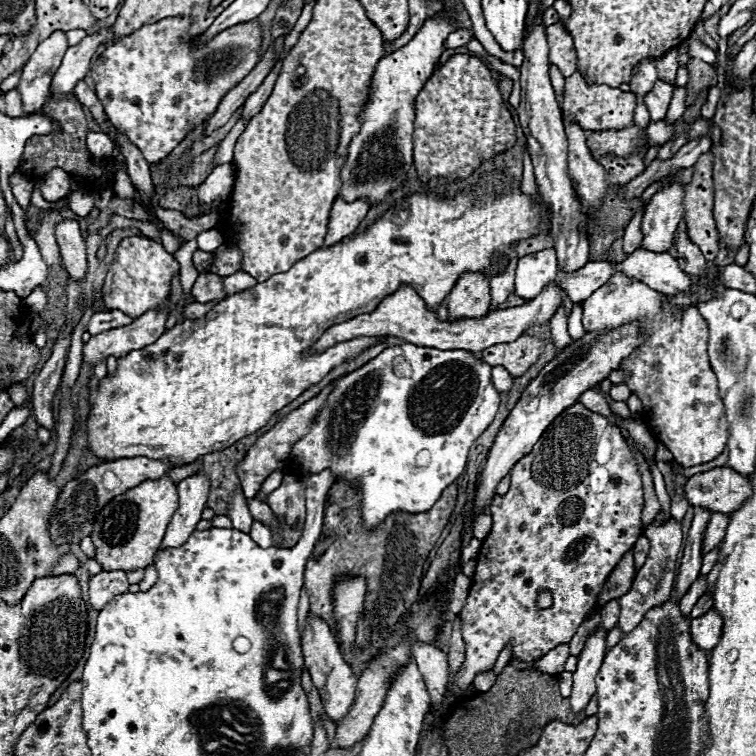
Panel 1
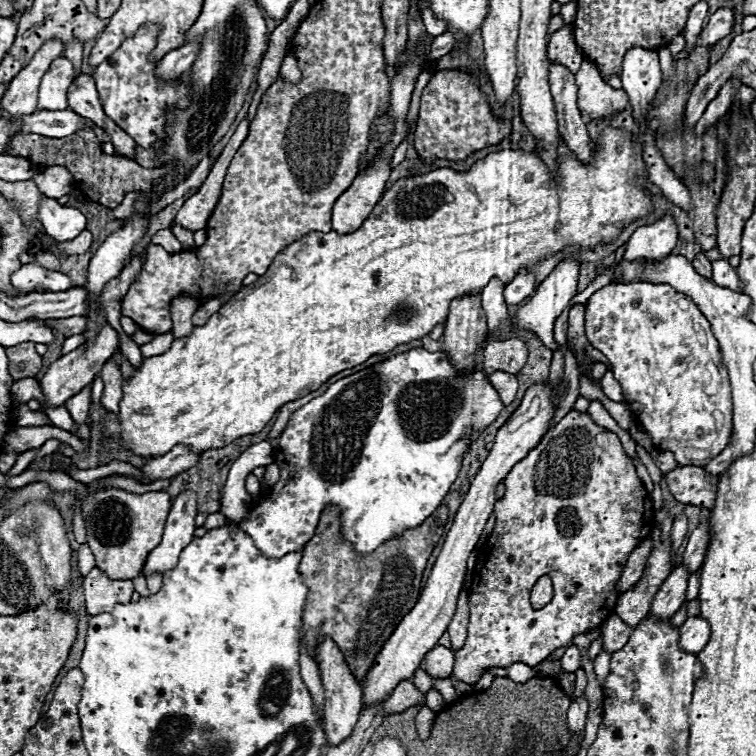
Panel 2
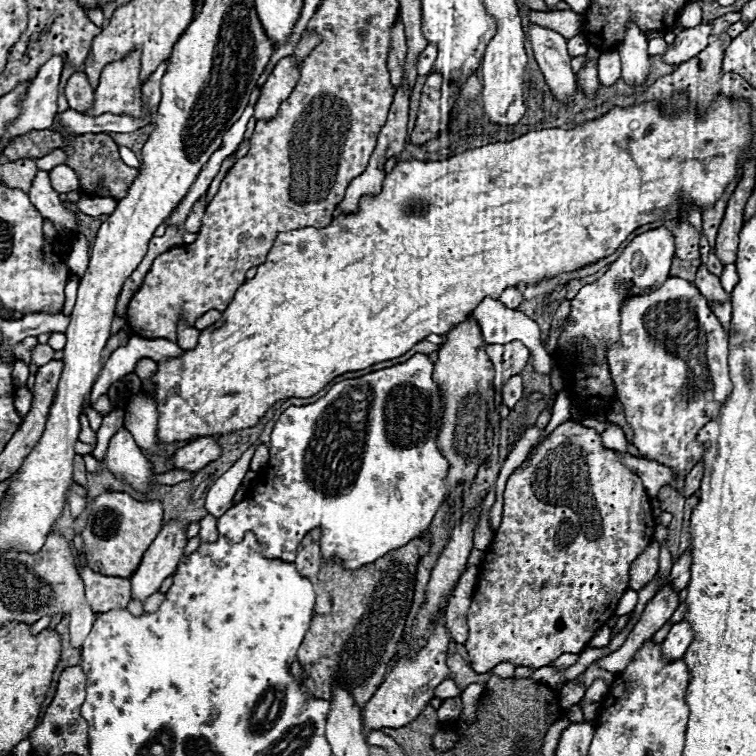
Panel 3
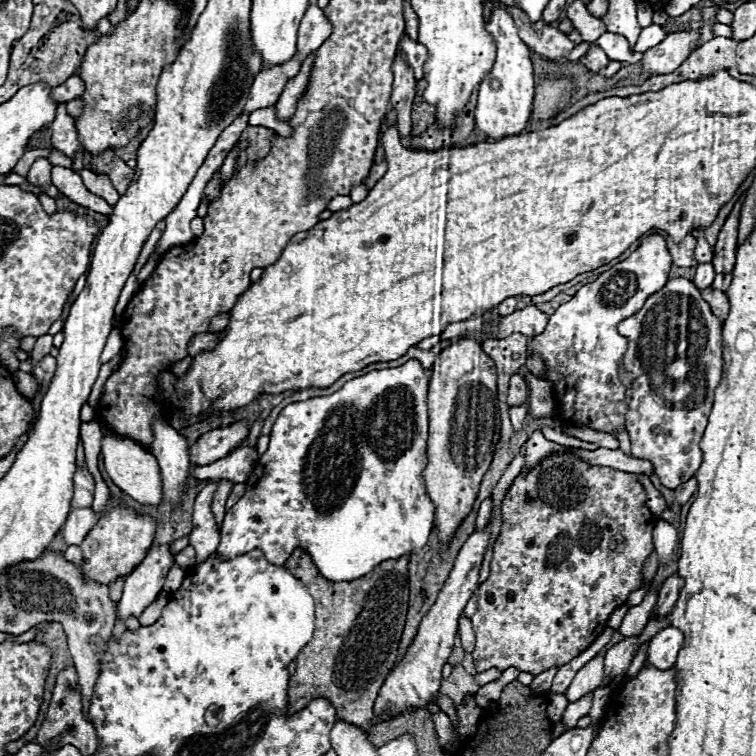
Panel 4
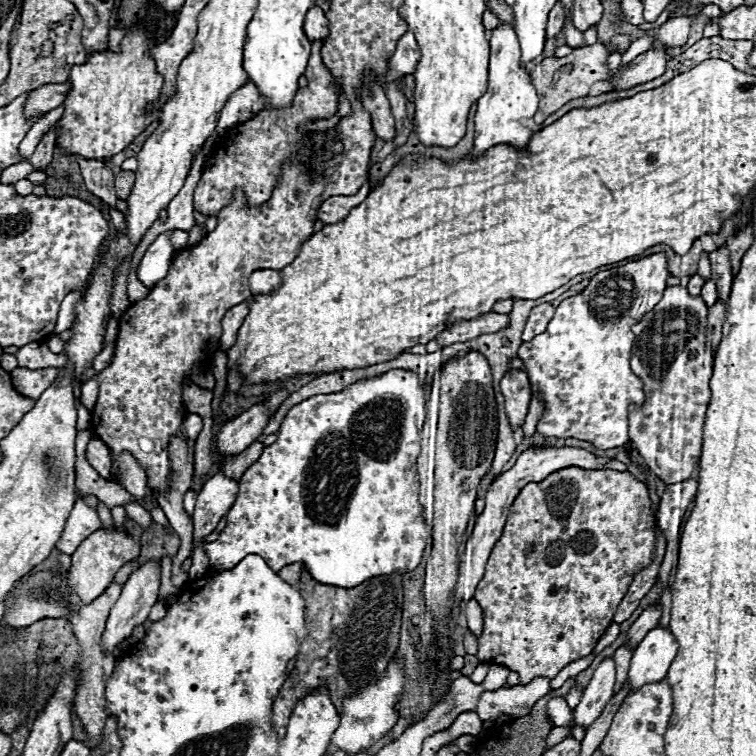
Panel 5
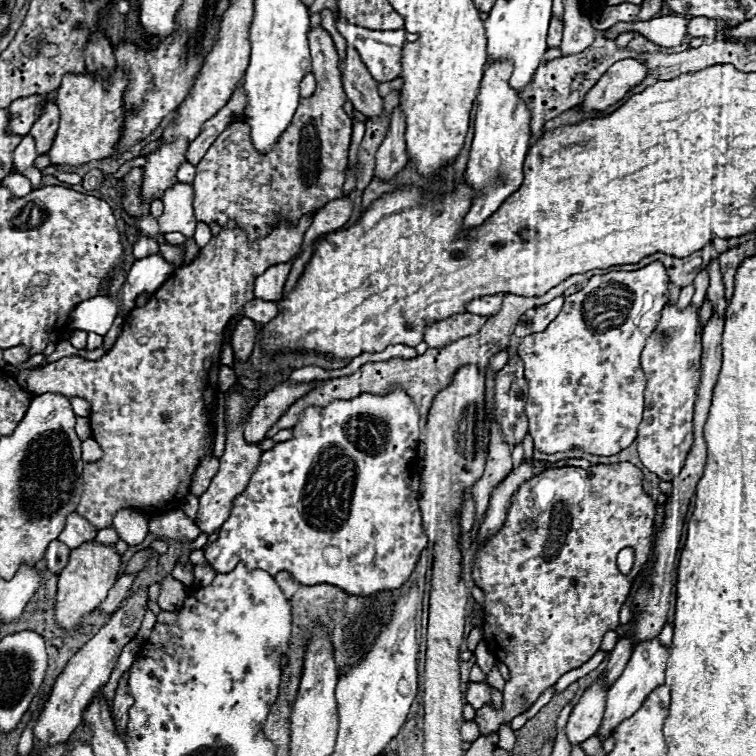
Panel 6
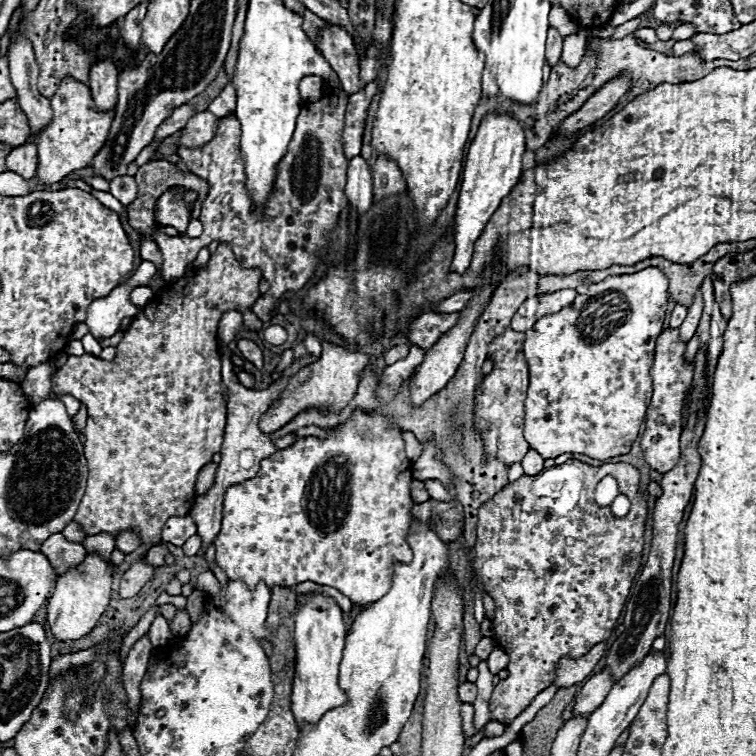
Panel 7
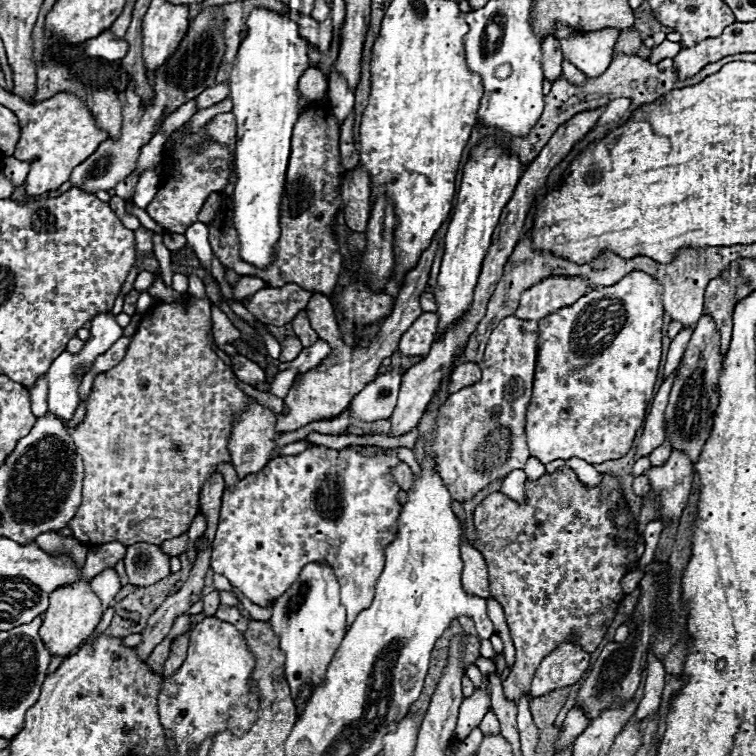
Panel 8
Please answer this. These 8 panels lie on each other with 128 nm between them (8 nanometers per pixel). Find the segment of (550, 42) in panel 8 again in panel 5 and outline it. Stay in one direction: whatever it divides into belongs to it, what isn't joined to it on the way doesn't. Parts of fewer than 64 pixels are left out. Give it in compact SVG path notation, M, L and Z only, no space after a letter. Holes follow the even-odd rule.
M560 2L554 4L554 8L550 10L550 16L548 16L548 28L546 28L546 36L548 38L556 38L560 34L564 26L564 8Z

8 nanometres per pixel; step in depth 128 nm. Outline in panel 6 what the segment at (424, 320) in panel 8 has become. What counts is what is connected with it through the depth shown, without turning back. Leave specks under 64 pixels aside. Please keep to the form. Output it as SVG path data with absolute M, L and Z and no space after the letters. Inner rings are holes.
M468 312L458 314L458 316L448 316L446 320L438 320L438 322L426 326L424 342L430 348L442 348L458 338L464 338L468 334L476 334L484 322L486 322L484 316L474 316Z

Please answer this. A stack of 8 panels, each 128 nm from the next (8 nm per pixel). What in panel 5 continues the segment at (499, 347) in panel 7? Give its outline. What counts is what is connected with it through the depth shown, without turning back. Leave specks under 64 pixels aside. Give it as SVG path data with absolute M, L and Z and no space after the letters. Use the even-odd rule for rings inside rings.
M510 368L506 376L500 380L500 390L506 400L506 414L512 428L518 428L524 424L524 418L528 414L528 404L532 400L530 382L524 370Z

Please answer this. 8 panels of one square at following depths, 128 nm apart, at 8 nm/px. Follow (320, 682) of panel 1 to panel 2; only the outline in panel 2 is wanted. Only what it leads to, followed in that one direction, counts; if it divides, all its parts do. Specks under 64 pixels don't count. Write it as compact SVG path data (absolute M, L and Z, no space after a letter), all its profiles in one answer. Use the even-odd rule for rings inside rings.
M322 640L316 648L316 664L322 674L322 684L326 690L326 702L324 702L324 730L330 746L338 746L344 740L348 740L354 732L354 726L358 722L360 710L362 710L362 688L356 682L356 678L350 674L342 652L332 640Z

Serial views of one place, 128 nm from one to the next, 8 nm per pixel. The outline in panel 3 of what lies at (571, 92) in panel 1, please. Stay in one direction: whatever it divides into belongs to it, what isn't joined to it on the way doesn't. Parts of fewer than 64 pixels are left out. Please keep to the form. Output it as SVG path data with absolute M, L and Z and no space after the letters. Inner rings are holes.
M596 62L586 64L580 72L578 72L578 86L584 94L596 94L600 88L598 82L598 70L596 70Z

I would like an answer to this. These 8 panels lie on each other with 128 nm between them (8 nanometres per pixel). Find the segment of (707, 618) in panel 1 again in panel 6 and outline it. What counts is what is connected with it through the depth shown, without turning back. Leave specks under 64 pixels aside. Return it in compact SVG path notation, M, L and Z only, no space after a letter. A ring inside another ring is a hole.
M658 638L654 640L648 640L648 642L642 642L634 648L632 652L632 658L628 660L622 676L610 686L608 690L608 698L606 698L606 710L604 710L604 716L602 716L602 724L596 732L596 736L600 738L600 742L604 742L608 736L612 736L614 728L630 718L646 700L646 696L656 688L656 686L662 686L664 684L664 670L666 670L666 662L668 662L668 646L662 646L658 642Z

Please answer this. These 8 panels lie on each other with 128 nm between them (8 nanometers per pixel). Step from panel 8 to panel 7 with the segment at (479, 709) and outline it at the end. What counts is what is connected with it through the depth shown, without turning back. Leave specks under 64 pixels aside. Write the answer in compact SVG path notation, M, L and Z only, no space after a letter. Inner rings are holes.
M464 702L462 704L462 730L464 730L464 736L474 736L476 734L476 726L474 726L474 706Z

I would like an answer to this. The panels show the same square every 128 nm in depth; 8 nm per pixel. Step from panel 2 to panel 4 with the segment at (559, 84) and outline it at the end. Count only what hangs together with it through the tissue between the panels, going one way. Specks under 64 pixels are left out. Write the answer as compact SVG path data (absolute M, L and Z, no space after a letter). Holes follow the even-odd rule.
M506 6L506 10L512 14L516 26L518 26L518 34L520 38L538 54L546 56L548 60L558 62L560 58L566 58L568 52L574 48L574 42L568 40L566 34L558 32L554 26L546 24L546 22L528 22L526 14L516 8L516 6Z

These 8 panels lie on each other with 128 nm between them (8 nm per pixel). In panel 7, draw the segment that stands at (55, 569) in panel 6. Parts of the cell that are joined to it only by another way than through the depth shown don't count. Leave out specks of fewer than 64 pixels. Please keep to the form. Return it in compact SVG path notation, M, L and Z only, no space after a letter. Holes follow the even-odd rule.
M52 534L40 550L50 560L50 564L56 568L56 574L66 574L72 566L78 566L86 558L86 550L78 542L70 542L64 538L64 534Z

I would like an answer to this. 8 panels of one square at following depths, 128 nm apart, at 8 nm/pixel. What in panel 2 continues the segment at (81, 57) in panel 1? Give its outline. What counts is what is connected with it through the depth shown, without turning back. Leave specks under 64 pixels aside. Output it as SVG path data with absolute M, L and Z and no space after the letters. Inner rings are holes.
M60 56L50 64L50 70L42 76L38 92L38 110L64 110L68 108L66 92L74 80L74 66L70 60Z

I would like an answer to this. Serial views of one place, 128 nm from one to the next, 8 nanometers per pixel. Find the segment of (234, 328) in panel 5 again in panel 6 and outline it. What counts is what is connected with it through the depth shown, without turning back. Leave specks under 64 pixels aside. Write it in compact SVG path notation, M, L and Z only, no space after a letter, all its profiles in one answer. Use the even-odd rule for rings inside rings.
M254 299L245 304L244 312L242 312L242 316L252 318L256 324L268 324L276 314L278 314L276 302L261 299Z

